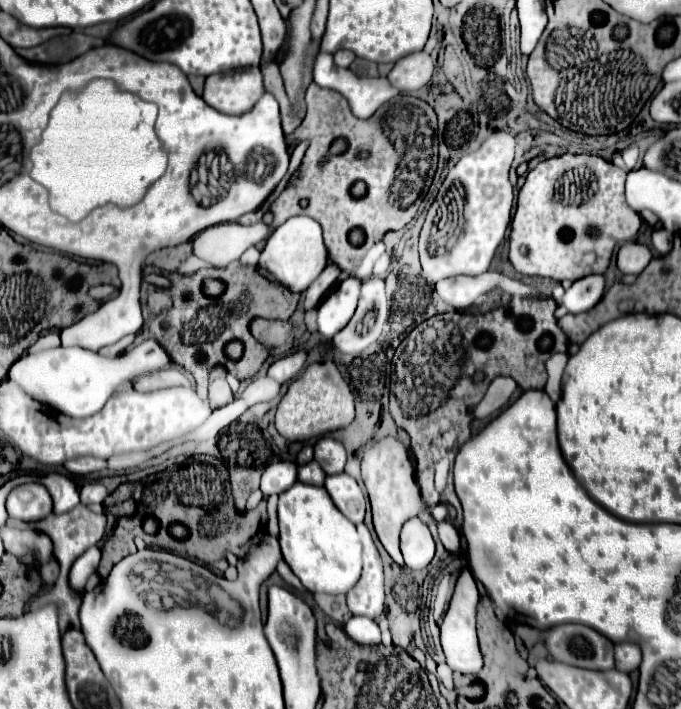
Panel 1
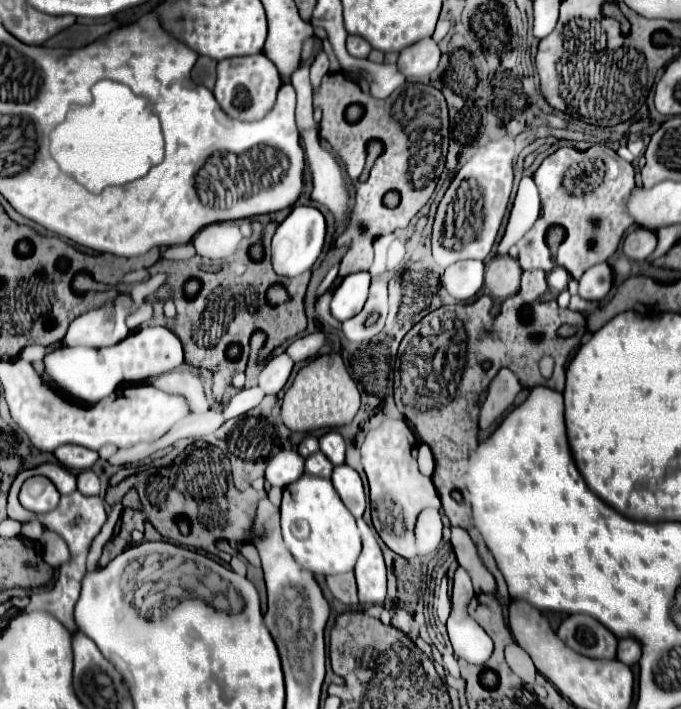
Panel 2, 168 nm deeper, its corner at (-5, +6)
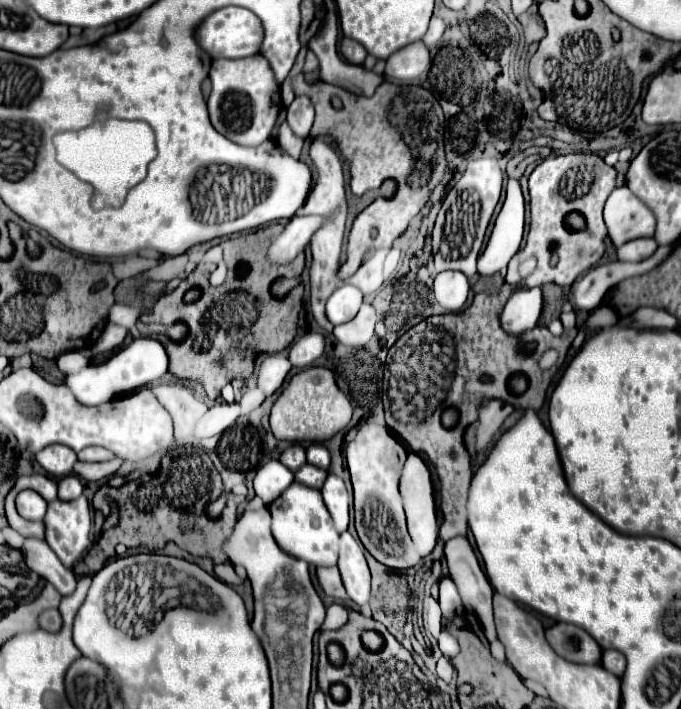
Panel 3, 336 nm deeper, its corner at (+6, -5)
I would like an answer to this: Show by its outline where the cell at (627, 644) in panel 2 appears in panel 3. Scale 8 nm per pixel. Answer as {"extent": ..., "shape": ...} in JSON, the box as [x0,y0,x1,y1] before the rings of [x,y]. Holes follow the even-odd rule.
{"extent":[602,649,626,677],"shape":[[[610,649],[610,651],[604,651],[604,655],[602,655],[602,667],[608,669],[610,673],[614,673],[616,677],[622,677],[622,673],[626,669],[626,659],[620,651]]]}

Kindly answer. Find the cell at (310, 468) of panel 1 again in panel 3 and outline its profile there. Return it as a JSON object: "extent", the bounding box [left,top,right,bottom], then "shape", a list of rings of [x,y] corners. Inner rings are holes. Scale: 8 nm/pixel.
{"extent":[296,463,328,489],"shape":[[[306,463],[304,467],[300,467],[300,471],[296,471],[296,481],[302,485],[308,485],[312,489],[320,489],[324,485],[324,479],[328,477],[328,471],[318,469],[310,463]]]}

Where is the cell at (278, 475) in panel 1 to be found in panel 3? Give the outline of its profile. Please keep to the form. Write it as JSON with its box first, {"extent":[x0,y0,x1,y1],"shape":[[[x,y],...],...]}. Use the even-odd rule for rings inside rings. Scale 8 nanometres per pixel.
{"extent":[254,461,294,503],"shape":[[[268,461],[254,477],[254,491],[264,503],[272,503],[294,481],[294,473],[280,461]]]}

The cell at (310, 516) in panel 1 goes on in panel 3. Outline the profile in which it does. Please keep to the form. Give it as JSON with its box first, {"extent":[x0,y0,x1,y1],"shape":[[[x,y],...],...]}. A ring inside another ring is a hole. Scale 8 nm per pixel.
{"extent":[270,483,338,567],"shape":[[[292,483],[276,501],[270,503],[272,513],[272,535],[282,551],[294,559],[304,559],[314,567],[334,567],[338,563],[338,531],[334,529],[332,517],[322,501],[320,491]]]}

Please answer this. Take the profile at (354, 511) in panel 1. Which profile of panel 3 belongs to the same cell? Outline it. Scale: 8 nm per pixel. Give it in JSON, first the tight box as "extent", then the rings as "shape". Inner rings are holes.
{"extent":[322,475,350,533],"shape":[[[328,475],[324,487],[322,487],[322,497],[324,503],[334,519],[334,527],[338,529],[338,533],[348,529],[348,511],[350,511],[350,499],[348,499],[348,491],[346,485],[340,477],[336,475]]]}

